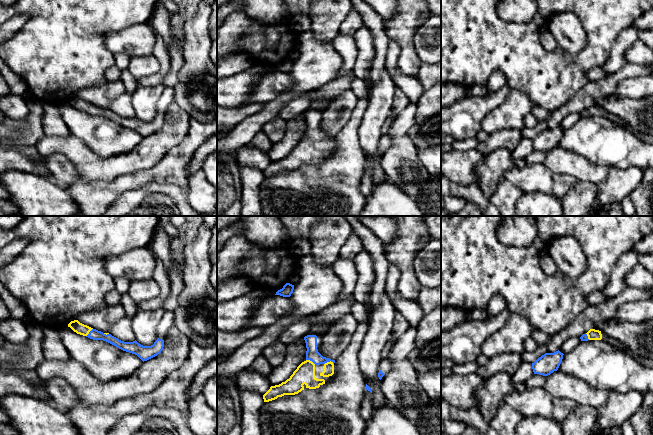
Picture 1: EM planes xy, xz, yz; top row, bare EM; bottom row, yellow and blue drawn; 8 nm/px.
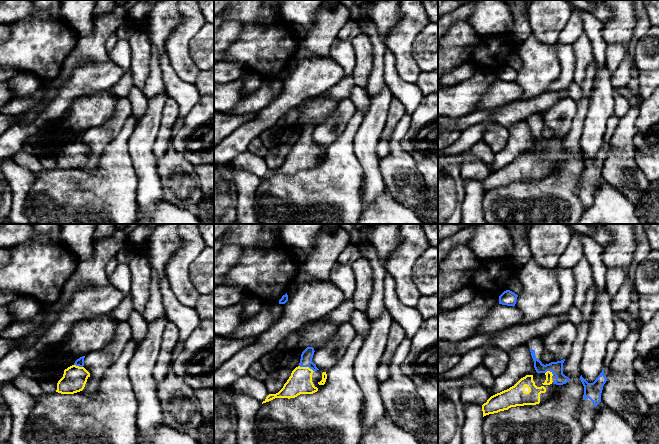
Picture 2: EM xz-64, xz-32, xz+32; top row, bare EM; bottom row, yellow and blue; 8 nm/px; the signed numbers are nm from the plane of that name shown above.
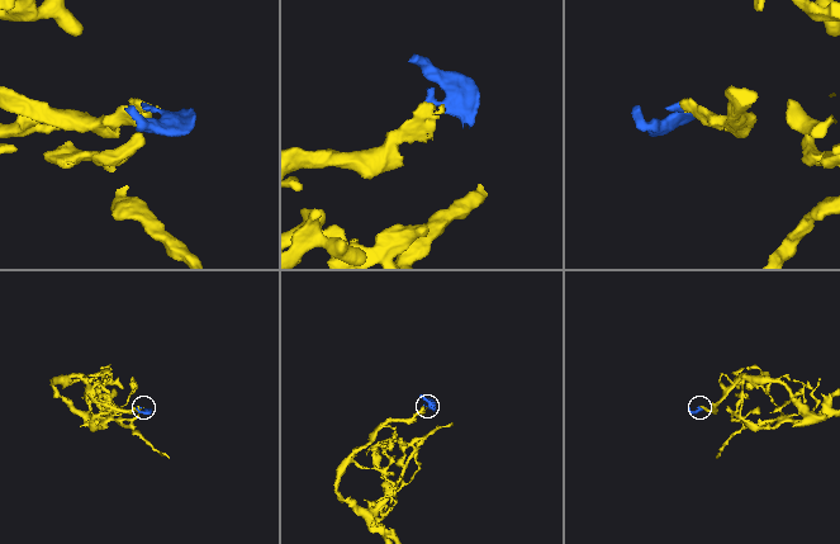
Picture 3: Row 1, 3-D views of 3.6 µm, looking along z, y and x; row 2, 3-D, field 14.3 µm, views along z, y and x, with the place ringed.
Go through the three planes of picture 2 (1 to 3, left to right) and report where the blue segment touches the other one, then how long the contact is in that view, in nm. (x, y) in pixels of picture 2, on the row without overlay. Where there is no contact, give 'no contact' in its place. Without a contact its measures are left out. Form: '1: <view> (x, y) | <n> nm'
1: xz-64 (78, 142) | 80 nm
2: xz-32 (306, 143) | 130 nm
3: xz+32 (549, 147) | 70 nm

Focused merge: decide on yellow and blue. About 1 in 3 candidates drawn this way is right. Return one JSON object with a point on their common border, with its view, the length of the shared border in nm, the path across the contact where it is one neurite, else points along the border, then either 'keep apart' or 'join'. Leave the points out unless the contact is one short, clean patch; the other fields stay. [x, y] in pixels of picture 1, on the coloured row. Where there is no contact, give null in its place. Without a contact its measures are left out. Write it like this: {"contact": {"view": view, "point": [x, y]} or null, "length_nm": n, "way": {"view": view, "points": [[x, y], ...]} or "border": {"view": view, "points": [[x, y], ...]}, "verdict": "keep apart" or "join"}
{"contact": {"view": "xz", "point": [328, 362]}, "length_nm": 80, "way": {"view": "xz", "points": [[328, 367], [328, 362], [317, 359], [312, 354]]}, "verdict": "join"}

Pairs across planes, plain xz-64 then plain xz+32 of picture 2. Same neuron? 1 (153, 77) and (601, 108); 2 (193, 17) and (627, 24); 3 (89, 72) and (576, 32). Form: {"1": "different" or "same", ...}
{"1": "different", "2": "same", "3": "same"}

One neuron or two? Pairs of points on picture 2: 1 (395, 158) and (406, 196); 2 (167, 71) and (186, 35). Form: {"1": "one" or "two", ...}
{"1": "one", "2": "two"}

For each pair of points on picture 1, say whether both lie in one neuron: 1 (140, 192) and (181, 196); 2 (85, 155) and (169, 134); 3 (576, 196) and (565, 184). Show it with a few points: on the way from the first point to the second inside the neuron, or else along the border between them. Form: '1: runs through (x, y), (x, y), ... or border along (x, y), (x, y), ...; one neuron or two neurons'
1: runs through (150, 189), (168, 189), (171, 191); one neuron
2: runs through (106, 164), (133, 162), (148, 153); one neuron
3: border along (577, 180), (560, 199); two neurons

